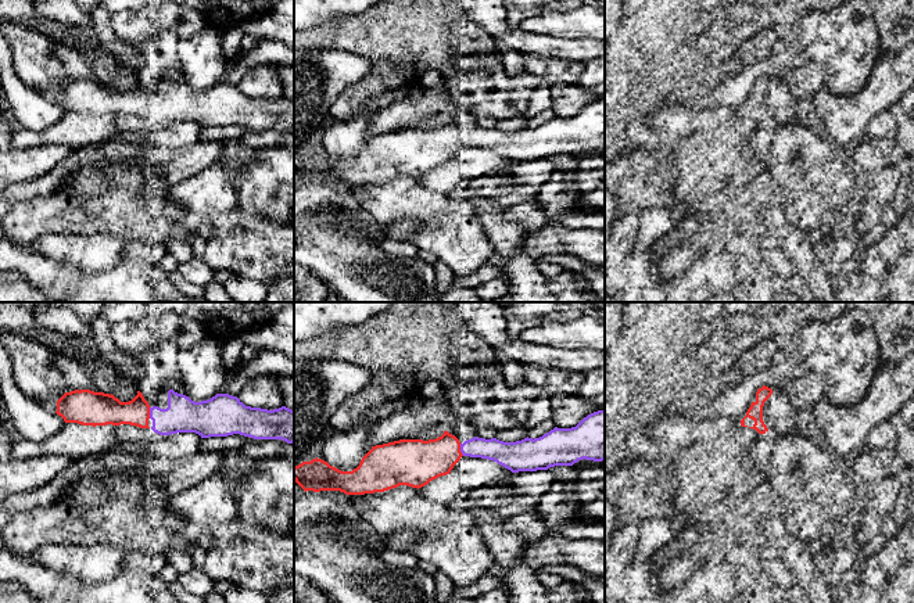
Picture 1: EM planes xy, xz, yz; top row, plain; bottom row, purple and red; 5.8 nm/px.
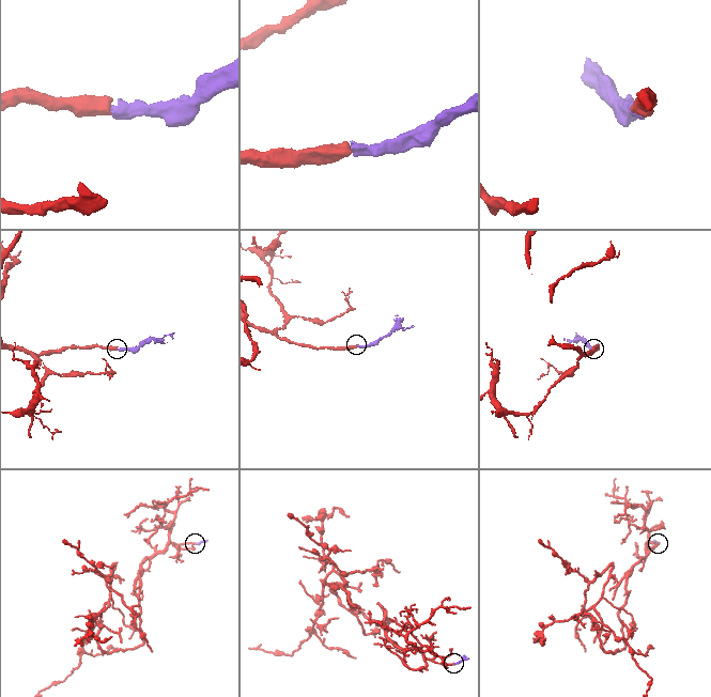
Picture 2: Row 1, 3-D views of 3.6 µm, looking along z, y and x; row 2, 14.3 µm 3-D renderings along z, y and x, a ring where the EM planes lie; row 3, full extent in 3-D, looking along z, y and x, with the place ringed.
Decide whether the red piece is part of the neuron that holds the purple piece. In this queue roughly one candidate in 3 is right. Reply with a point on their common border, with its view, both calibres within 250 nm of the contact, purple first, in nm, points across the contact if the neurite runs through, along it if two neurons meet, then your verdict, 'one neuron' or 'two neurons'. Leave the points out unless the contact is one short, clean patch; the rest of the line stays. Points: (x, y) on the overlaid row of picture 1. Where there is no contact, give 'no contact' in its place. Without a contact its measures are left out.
xz (461, 449) | 140/260 nm | one neuron

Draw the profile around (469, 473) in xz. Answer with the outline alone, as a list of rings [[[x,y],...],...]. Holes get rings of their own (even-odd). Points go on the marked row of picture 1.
[[[462,456],[449,474],[419,488],[419,495],[427,500],[448,505],[458,498],[460,491],[497,487],[510,475],[510,470],[494,460]]]

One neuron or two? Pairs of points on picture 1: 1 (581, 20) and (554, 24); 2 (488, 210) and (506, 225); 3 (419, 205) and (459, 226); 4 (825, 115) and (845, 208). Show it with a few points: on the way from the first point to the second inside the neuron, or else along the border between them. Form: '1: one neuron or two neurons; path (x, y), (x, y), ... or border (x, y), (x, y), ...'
1: one neuron; path (574, 24), (561, 24)
2: one neuron; path (493, 214), (502, 223)
3: one neuron; path (429, 207), (450, 226)
4: two neurons; border (820, 130), (828, 139)

